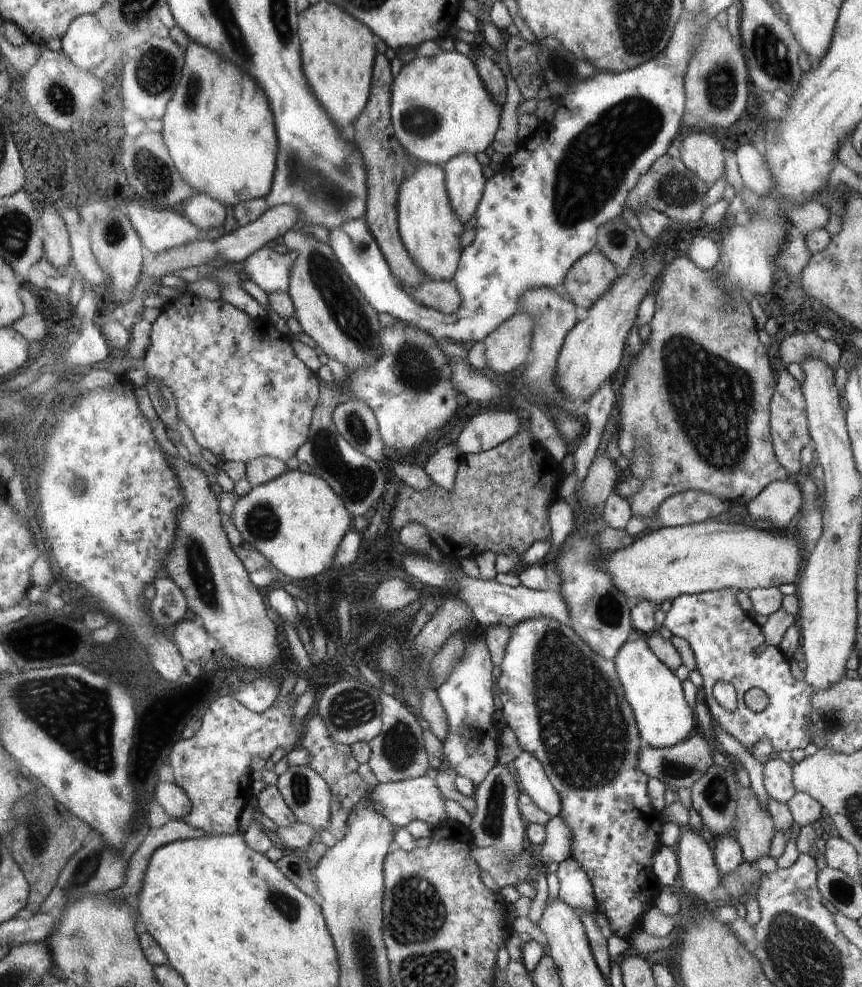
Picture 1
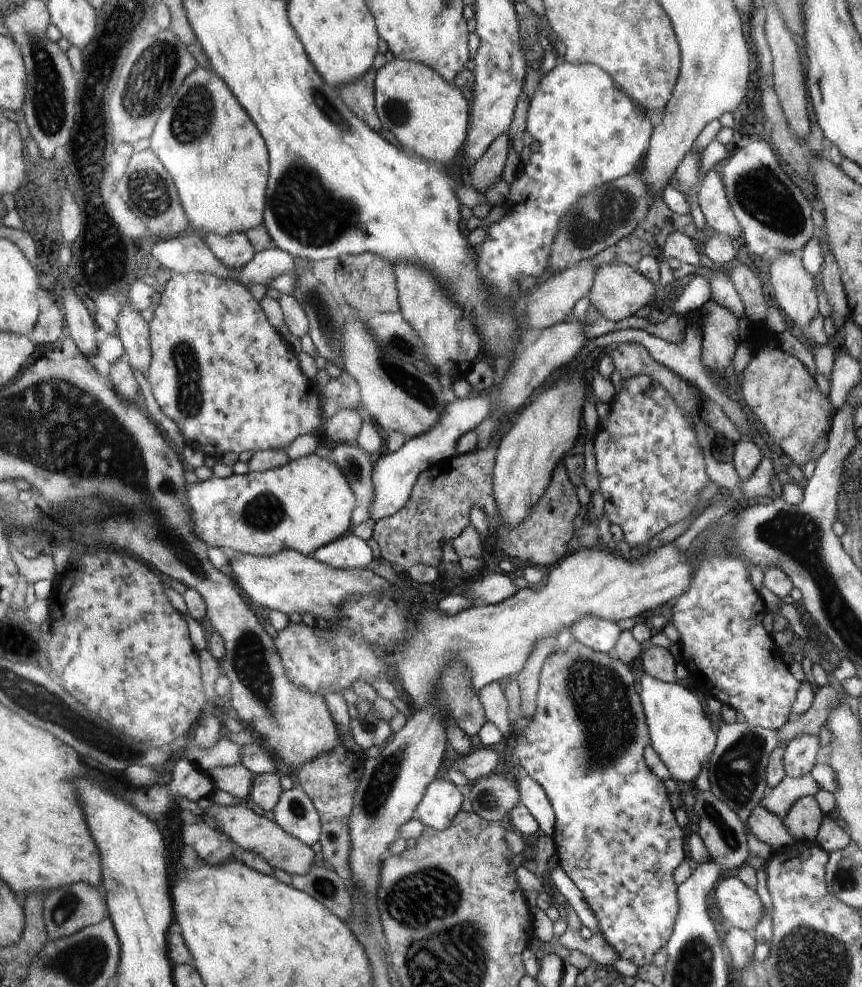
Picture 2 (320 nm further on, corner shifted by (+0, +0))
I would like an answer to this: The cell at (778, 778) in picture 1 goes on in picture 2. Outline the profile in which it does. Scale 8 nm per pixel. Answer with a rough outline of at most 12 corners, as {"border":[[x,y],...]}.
{"border":[[799,734],[786,745],[787,777],[811,773],[819,738]]}

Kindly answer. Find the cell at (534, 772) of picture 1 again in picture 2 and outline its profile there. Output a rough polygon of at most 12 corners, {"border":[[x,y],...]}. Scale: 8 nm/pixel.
{"border":[[528,776],[516,782],[521,804],[546,836],[555,813],[544,790]]}

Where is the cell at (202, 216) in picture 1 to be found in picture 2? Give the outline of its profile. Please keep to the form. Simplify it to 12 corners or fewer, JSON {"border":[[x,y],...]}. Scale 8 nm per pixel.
{"border":[[206,232],[203,241],[226,269],[257,254],[242,232]]}

